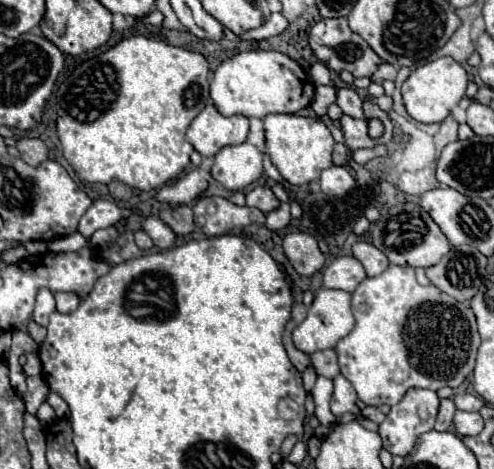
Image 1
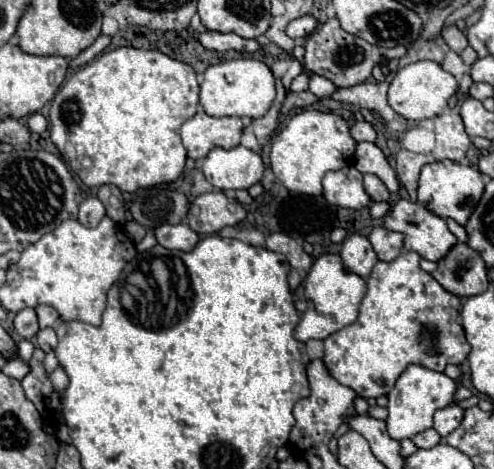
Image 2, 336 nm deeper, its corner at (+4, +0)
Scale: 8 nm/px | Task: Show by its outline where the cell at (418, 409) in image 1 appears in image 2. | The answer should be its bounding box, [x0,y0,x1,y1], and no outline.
[388,364,456,440]

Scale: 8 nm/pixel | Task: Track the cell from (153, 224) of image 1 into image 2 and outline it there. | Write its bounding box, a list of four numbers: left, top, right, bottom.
[156,224,200,252]

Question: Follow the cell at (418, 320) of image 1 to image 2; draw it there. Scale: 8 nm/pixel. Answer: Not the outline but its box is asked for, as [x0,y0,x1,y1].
[324,250,470,398]

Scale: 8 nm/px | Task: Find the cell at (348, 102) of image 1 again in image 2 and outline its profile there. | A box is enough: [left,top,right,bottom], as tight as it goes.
[350,122,376,142]

